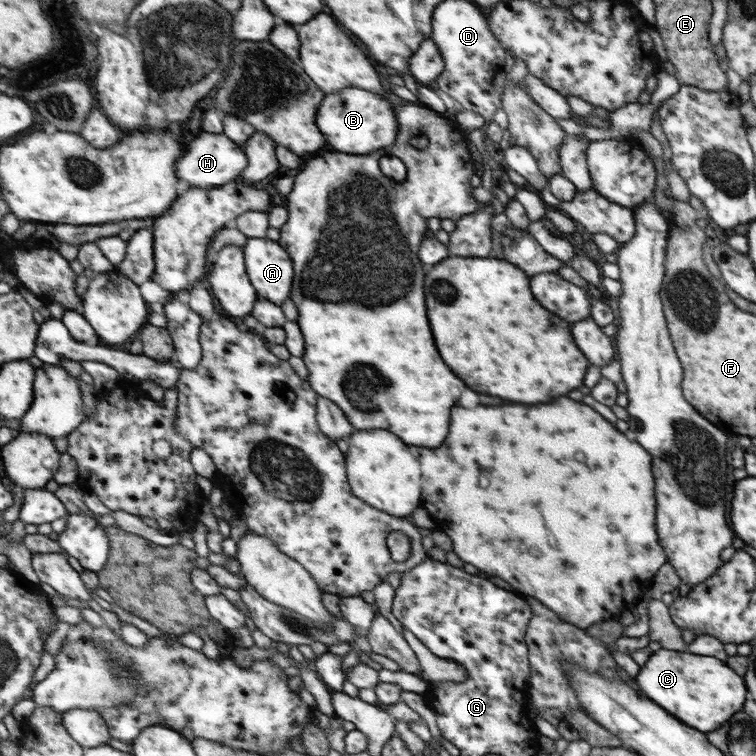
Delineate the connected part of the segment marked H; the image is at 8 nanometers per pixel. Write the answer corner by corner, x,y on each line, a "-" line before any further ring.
201,130
198,136
189,138
188,148
185,158
177,163
177,176
181,176
181,180
187,180
195,188
213,188
229,184
233,180
241,180
249,166
249,156
244,146
235,144
224,132
213,134

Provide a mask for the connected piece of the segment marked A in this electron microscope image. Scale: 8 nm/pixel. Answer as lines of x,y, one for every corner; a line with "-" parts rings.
250,238
243,246
249,278
260,298
281,306
292,298
293,259
278,241

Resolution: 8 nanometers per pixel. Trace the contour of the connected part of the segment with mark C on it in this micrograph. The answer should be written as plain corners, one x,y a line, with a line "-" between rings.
661,648
647,658
634,678
633,683
645,692
645,696
649,696
649,700
657,700
657,704
661,704
661,708
669,708
677,720
685,720
689,728
701,728
701,732
719,728
741,708
745,700
743,680
721,660
711,656
693,656
687,652
669,652

